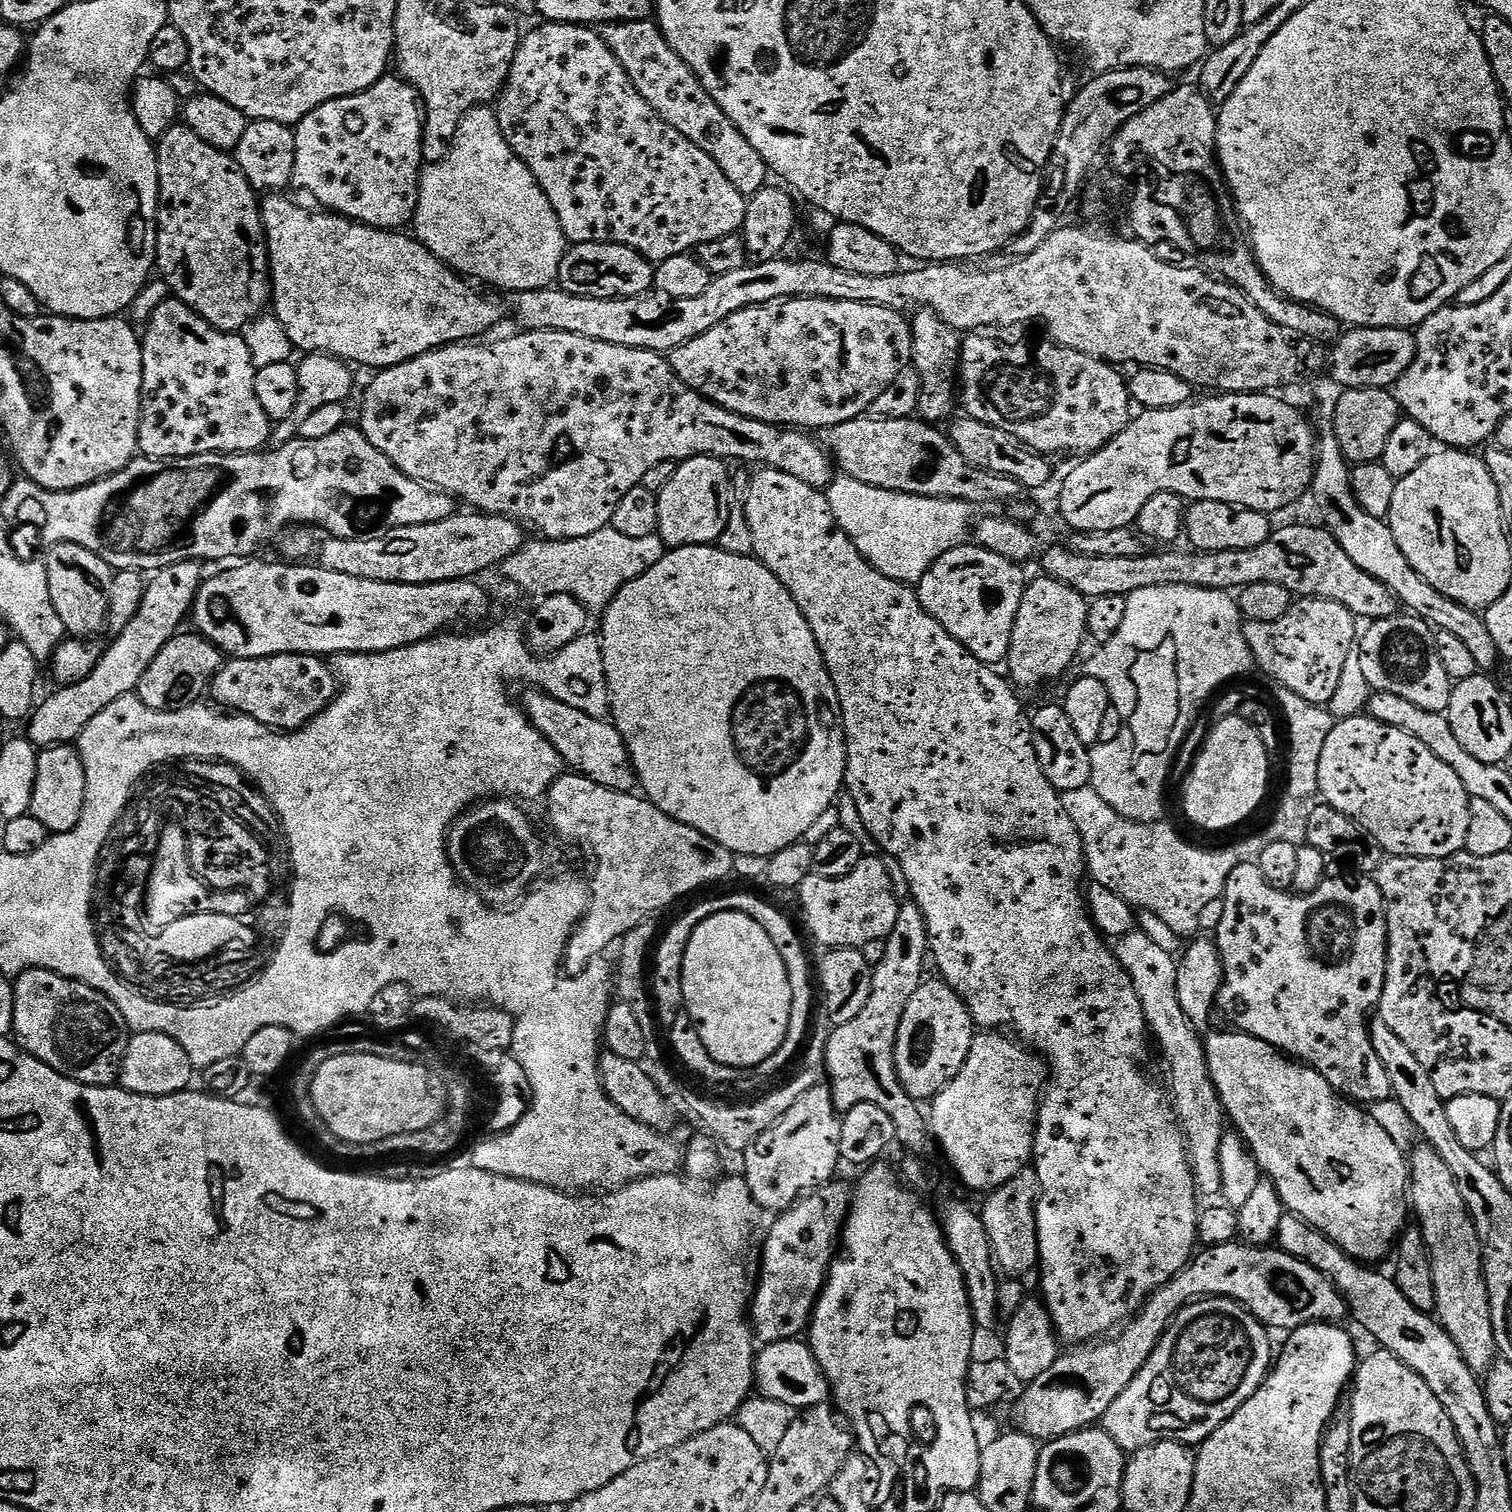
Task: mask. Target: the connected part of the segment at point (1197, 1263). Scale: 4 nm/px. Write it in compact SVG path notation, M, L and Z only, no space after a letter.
M1243 1242L1205 1247L1193 1255L1190 1263L1175 1278L1163 1284L1157 1292L1148 1297L1143 1308L1119 1329L1120 1336L1113 1335L1099 1342L1089 1342L1073 1347L1060 1355L1054 1362L1054 1366L1046 1370L1046 1374L1034 1378L1031 1384L1019 1393L1015 1401L1015 1404L1017 1403L1015 1427L1037 1442L1047 1442L1055 1440L1058 1436L1078 1432L1082 1428L1099 1425L1103 1421L1106 1410L1114 1406L1114 1398L1118 1398L1118 1394L1122 1394L1122 1390L1126 1390L1126 1386L1134 1382L1138 1370L1146 1366L1146 1358L1150 1358L1154 1346L1158 1346L1172 1318L1180 1313L1184 1305L1206 1296L1225 1296L1236 1300L1269 1330L1275 1330L1275 1328L1295 1330L1307 1328L1317 1322L1340 1322L1343 1316L1349 1315L1348 1305L1345 1304L1340 1291L1322 1273L1314 1270L1314 1266L1281 1252L1279 1247L1253 1246Z

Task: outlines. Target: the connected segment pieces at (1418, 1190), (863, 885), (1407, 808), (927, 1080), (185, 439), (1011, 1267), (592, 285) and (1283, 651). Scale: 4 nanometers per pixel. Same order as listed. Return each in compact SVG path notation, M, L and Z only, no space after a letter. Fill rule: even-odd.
M1427 1146L1413 1147L1410 1152L1410 1208L1420 1221L1418 1227L1424 1234L1428 1247L1428 1257L1432 1260L1434 1274L1434 1294L1436 1295L1436 1311L1440 1324L1454 1338L1454 1346L1462 1350L1462 1358L1477 1374L1487 1373L1497 1359L1496 1339L1492 1325L1490 1310L1490 1294L1488 1283L1484 1277L1484 1249L1480 1246L1478 1230L1468 1212L1466 1202L1462 1202L1462 1194L1458 1194L1458 1186L1454 1182L1454 1174L1442 1162L1440 1155Z
M876 854L865 855L864 859L850 870L842 878L822 878L818 875L810 875L805 878L798 889L800 895L800 908L804 911L804 924L808 932L824 944L825 949L830 948L859 948L864 949L866 942L875 940L885 941L894 930L894 922L898 922L898 910L901 901L894 894L894 886L890 882L890 874L886 874L886 866L883 859Z
M1367 714L1341 719L1330 730L1326 746L1322 746L1322 762L1318 766L1319 795L1323 803L1334 806L1362 826L1375 838L1388 856L1414 858L1446 858L1464 851L1466 829L1470 826L1470 797L1458 774L1446 766L1418 738L1386 726Z
M925 979L910 998L906 1014L898 1026L896 1039L896 1069L906 1090L918 1102L931 1101L962 1070L970 1054L974 1035L972 1015L968 1007L943 979Z
M175 298L167 299L153 310L148 329L142 332L139 451L155 460L190 458L211 452L261 451L272 439L274 424L266 410L262 410L258 394L254 394L257 368L250 358L250 346L246 346L243 335L218 330L190 306Z
M1032 1166L1023 1168L1010 1182L987 1193L982 1219L986 1234L990 1234L996 1267L1005 1277L1024 1278L1031 1268L1033 1271L1037 1267L1040 1251L1036 1241L1036 1198L1039 1194L1040 1183Z
M586 242L569 247L562 258L558 287L590 298L630 298L654 288L654 265L630 246Z
M1305 596L1297 599L1290 606L1290 610L1286 610L1286 614L1282 614L1282 618L1278 618L1278 622L1254 622L1247 621L1244 624L1244 638L1248 643L1248 648L1252 652L1252 658L1257 669L1261 668L1265 672L1265 677L1268 680L1273 680L1280 683L1288 690L1294 690L1294 694L1298 694L1301 698L1306 698L1306 702L1311 704L1331 705L1332 698L1336 693L1336 685L1339 684L1342 678L1342 670L1346 670L1346 658L1350 658L1354 654L1354 649L1358 644L1358 628L1356 632L1356 624L1358 625L1357 617L1353 616L1350 610L1346 610L1346 606L1342 606L1338 602L1330 602L1326 598L1314 598L1313 596Z

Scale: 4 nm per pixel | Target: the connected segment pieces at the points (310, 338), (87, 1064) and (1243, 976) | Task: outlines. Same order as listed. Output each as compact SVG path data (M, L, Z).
M268 194L263 197L260 214L264 217L264 237L268 240L268 267L270 269L270 279L272 281L272 295L270 304L274 309L276 321L284 327L286 338L290 338L293 349L301 353L311 354L322 352L325 356L337 356L339 360L347 362L349 365L357 366L361 364L364 368L371 370L383 370L393 368L407 360L418 358L427 352L433 352L436 348L447 348L449 344L461 342L472 342L483 332L488 332L500 320L500 308L488 296L483 296L480 292L475 292L469 281L461 273L448 267L444 261L439 260L425 244L421 244L415 235L405 233L400 230L385 230L383 228L372 228L369 224L360 224L357 220L349 220L347 216L341 216L335 212L327 210L316 210L311 212L308 208L303 208L300 204L295 204L292 200L287 200L284 194Z
M45 968L24 969L15 977L12 989L12 1030L25 1052L79 1084L111 1088L119 1081L130 1029L122 1010L105 992Z
M1237 862L1230 870L1230 878L1226 878L1226 886L1222 897L1224 901L1222 922L1218 922L1214 933L1216 949L1222 964L1222 984L1214 998L1214 1004L1219 1011L1220 1008L1224 1011L1225 1018L1232 1023L1229 1025L1235 1031L1243 1032L1245 1036L1258 1038L1270 1046L1279 1048L1281 1052L1295 1058L1299 1063L1308 1065L1318 1074L1322 1074L1322 1078L1326 1078L1326 1082L1330 1082L1330 1086L1334 1091L1340 1093L1345 1100L1355 1102L1360 1106L1371 1106L1383 1100L1393 1099L1390 1078L1386 1074L1386 1066L1382 1066L1382 1061L1378 1059L1378 1054L1374 1051L1374 1042L1370 1031L1370 1017L1382 998L1382 986L1386 976L1388 923L1384 917L1386 911L1384 893L1378 890L1375 879L1368 874L1355 875L1329 875L1313 892L1297 894L1292 890L1283 892L1268 885L1266 878L1262 878L1262 870L1255 862L1248 862L1248 864Z

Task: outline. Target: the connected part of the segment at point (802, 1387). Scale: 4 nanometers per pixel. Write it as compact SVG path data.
M803 1339L783 1340L763 1345L754 1356L754 1388L774 1402L786 1402L794 1410L813 1408L829 1399L828 1379Z

